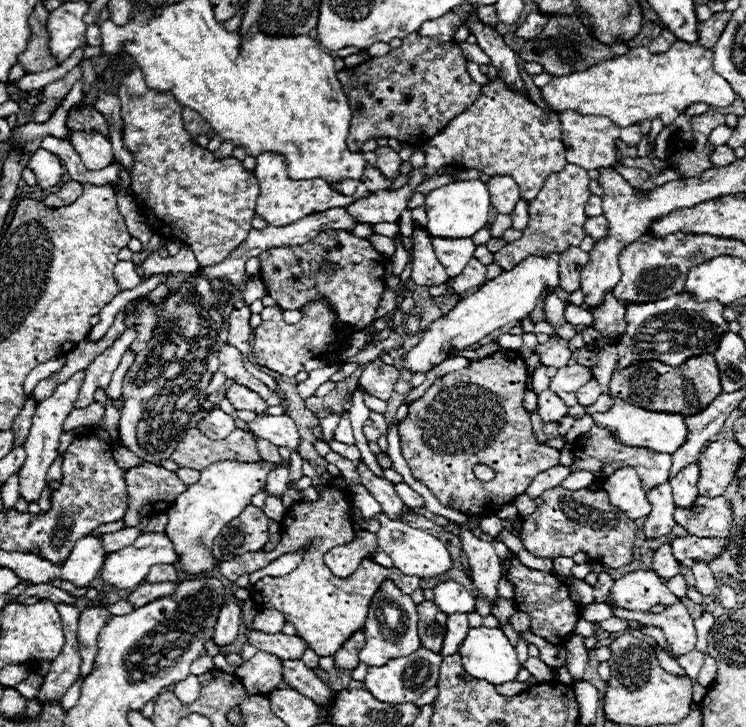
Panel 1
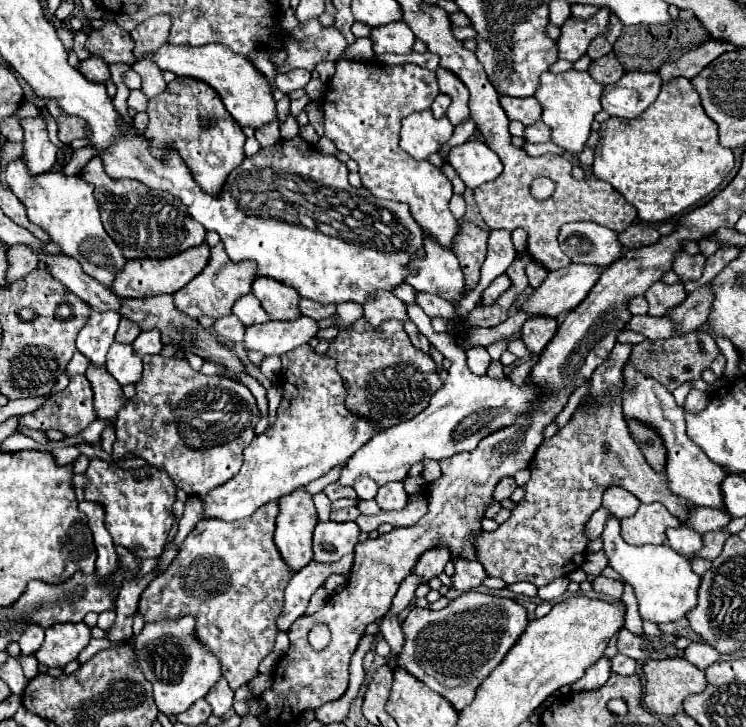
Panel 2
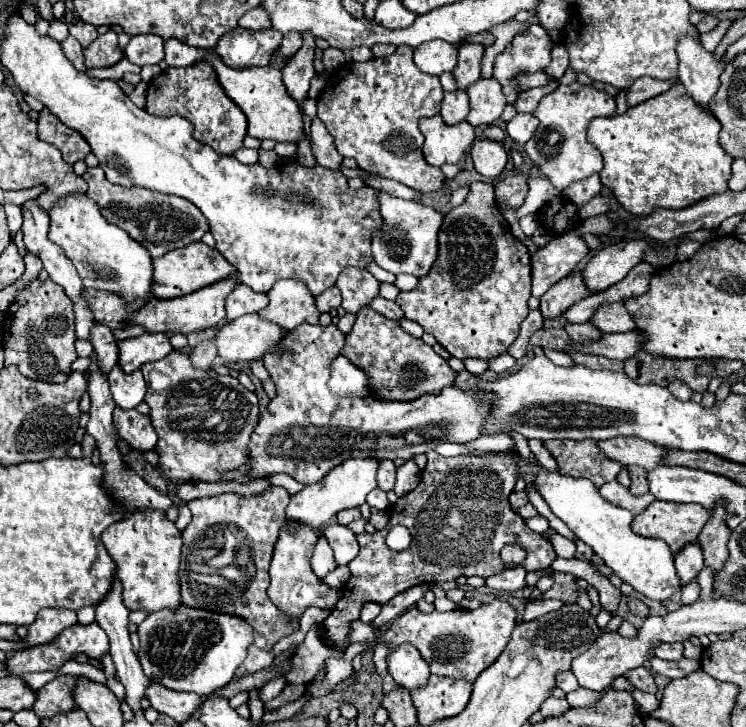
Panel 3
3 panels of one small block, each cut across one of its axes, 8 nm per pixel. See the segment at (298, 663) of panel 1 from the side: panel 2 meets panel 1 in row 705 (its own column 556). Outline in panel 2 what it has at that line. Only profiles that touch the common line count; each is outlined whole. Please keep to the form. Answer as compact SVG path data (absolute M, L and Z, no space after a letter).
M530 316L528 322L522 326L522 340L532 354L538 354L546 348L552 336L558 330L556 318L550 316Z

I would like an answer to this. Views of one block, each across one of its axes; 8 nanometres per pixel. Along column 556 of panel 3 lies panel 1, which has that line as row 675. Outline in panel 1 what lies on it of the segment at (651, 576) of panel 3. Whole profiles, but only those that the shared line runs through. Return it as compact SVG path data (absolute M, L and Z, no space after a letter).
M486 626L470 628L468 636L460 644L458 654L462 656L462 664L464 664L466 674L470 674L478 680L486 680L494 686L504 684L504 682L512 682L516 678L516 674L522 670L516 648L510 644L510 640L504 636L504 632L500 628L486 628Z

